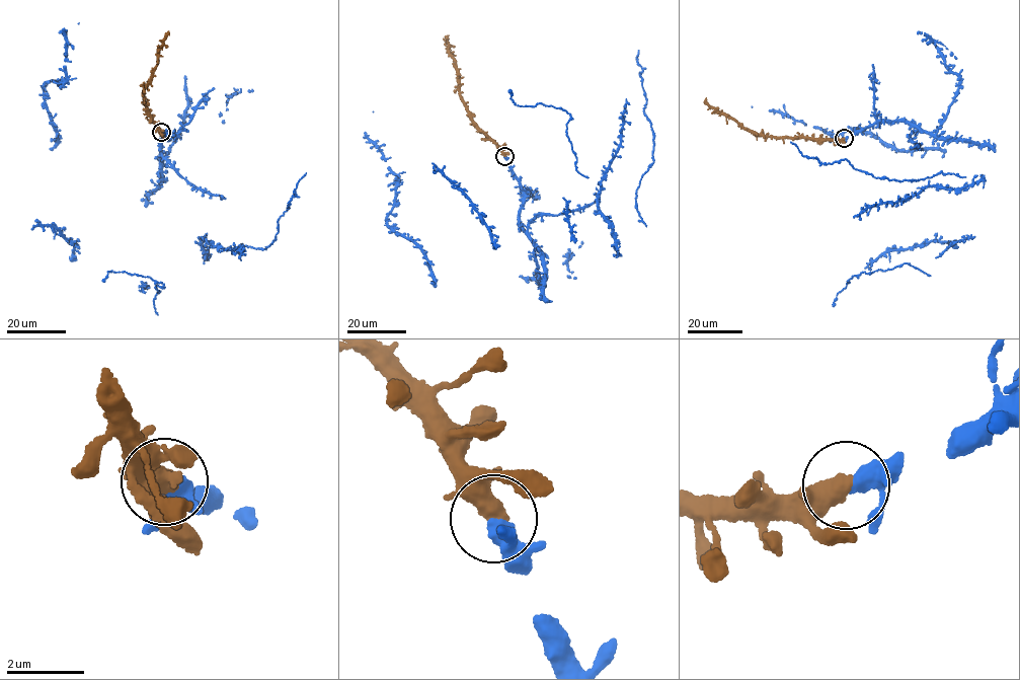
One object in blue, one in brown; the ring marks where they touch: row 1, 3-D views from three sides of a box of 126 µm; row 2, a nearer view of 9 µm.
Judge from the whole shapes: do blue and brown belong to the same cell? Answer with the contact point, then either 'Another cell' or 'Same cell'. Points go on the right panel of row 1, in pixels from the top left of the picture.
Place: (844, 138). Same cell

